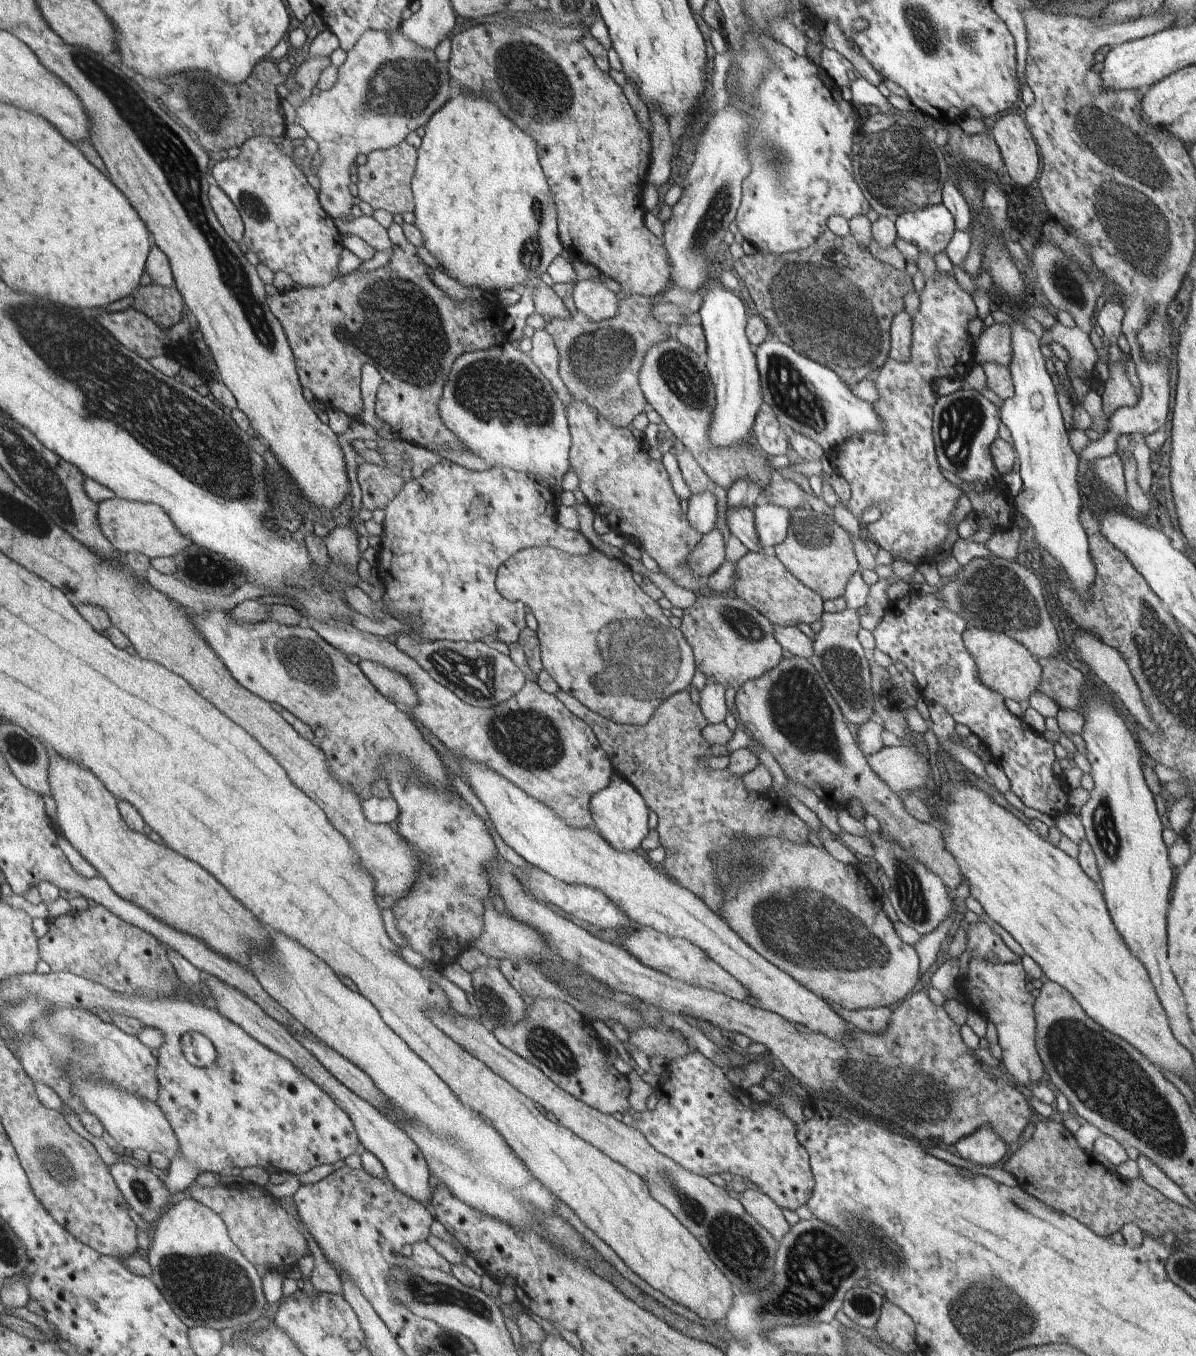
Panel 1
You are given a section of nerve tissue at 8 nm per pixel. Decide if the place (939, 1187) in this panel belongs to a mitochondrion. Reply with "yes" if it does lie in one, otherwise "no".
no

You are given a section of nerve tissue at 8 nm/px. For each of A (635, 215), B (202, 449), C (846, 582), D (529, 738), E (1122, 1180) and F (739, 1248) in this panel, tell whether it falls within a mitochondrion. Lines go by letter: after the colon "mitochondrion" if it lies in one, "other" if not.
A: other
B: mitochondrion
C: other
D: mitochondrion
E: other
F: mitochondrion

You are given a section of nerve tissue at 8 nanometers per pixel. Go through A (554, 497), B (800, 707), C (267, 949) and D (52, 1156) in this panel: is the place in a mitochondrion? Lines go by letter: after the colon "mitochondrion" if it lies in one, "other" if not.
A: other
B: mitochondrion
C: other
D: mitochondrion

